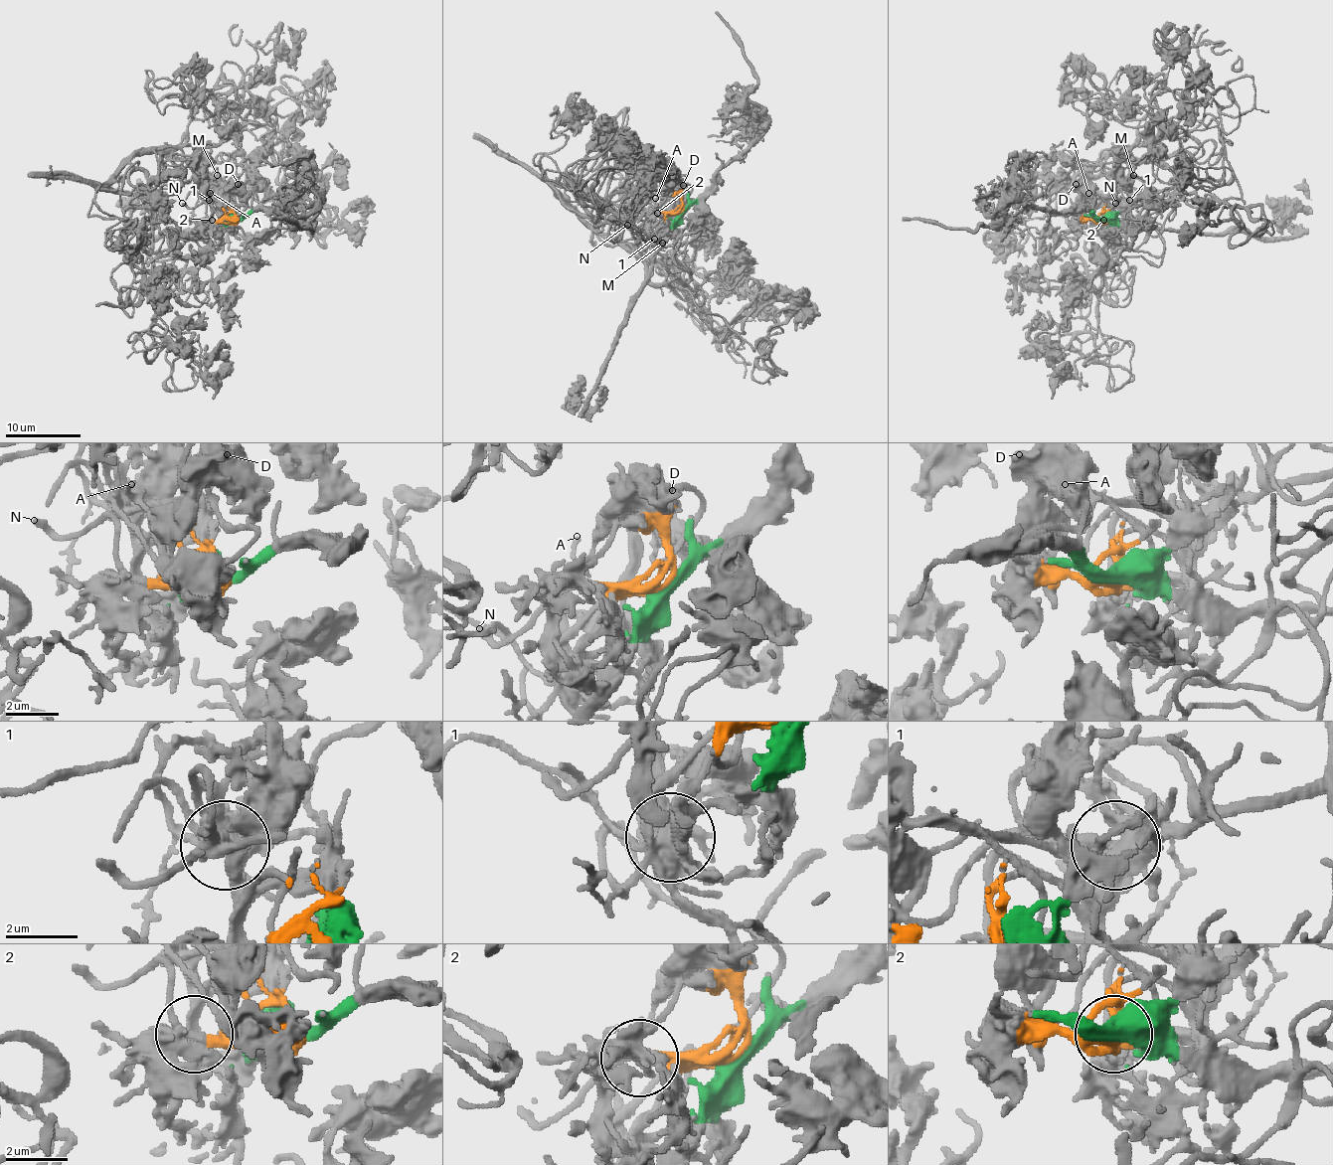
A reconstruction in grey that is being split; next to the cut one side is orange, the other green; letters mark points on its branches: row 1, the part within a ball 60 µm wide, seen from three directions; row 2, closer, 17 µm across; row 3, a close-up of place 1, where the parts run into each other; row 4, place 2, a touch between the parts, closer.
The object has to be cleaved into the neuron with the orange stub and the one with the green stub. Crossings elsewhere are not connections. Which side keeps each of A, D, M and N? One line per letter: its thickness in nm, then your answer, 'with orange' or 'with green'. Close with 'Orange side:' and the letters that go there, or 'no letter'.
A: 140 nm | with orange
D: 600 nm | with orange
M: 190 nm | with green
N: 160 nm | with orange
Orange side: A, D, N

